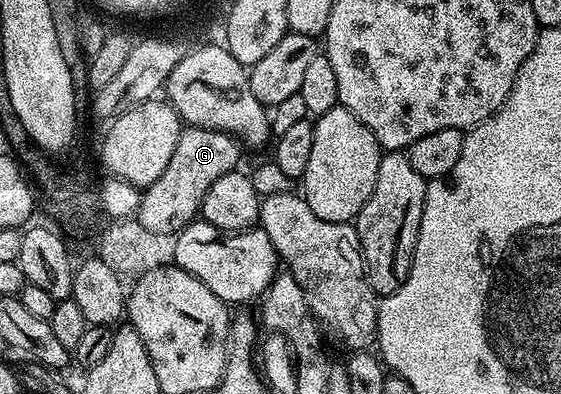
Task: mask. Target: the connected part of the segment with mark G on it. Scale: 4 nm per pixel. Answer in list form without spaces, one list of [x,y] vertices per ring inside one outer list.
[[[185,127],[178,138],[178,146],[174,146],[174,154],[170,154],[170,163],[166,166],[166,170],[162,170],[162,175],[150,187],[143,189],[138,213],[141,226],[164,235],[173,235],[182,231],[187,224],[191,224],[200,216],[200,207],[206,198],[206,190],[210,190],[210,186],[214,186],[214,182],[218,182],[222,174],[237,171],[239,164],[236,163],[240,160],[240,152],[242,153],[240,141],[227,132]]]

